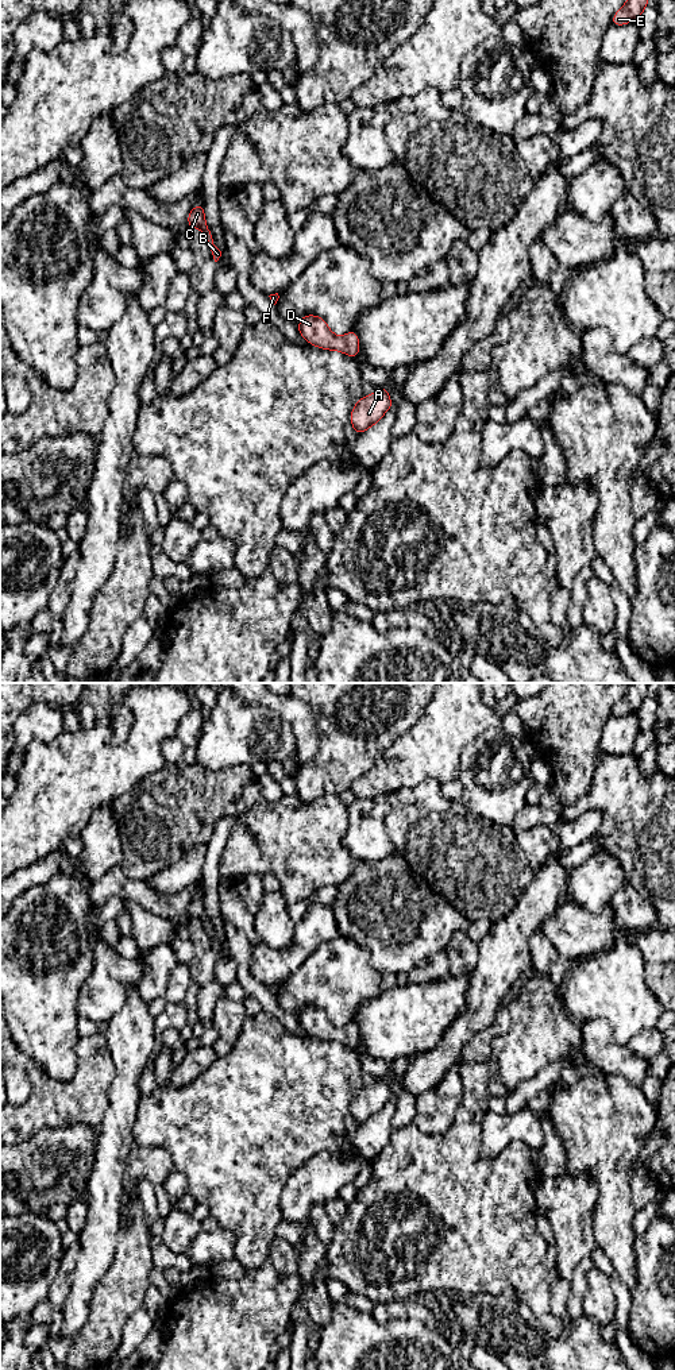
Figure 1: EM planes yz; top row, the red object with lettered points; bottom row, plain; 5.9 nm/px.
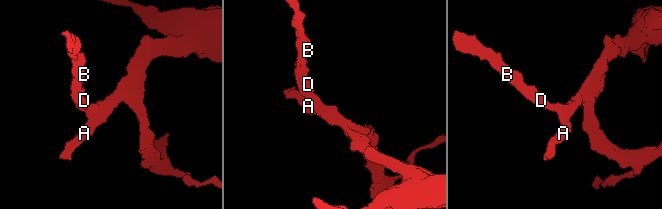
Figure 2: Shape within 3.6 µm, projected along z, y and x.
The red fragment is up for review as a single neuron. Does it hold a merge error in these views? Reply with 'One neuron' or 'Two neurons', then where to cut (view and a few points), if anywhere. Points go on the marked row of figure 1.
One neuron. No split

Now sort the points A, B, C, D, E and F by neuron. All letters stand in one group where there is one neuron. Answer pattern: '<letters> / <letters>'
A B C D E F

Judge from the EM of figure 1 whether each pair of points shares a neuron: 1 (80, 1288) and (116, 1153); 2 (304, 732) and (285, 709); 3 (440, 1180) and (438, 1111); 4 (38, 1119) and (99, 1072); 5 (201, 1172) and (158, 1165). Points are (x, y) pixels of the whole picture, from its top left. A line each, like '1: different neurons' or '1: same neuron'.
1: same neuron
2: same neuron
3: different neurons
4: same neuron
5: different neurons

